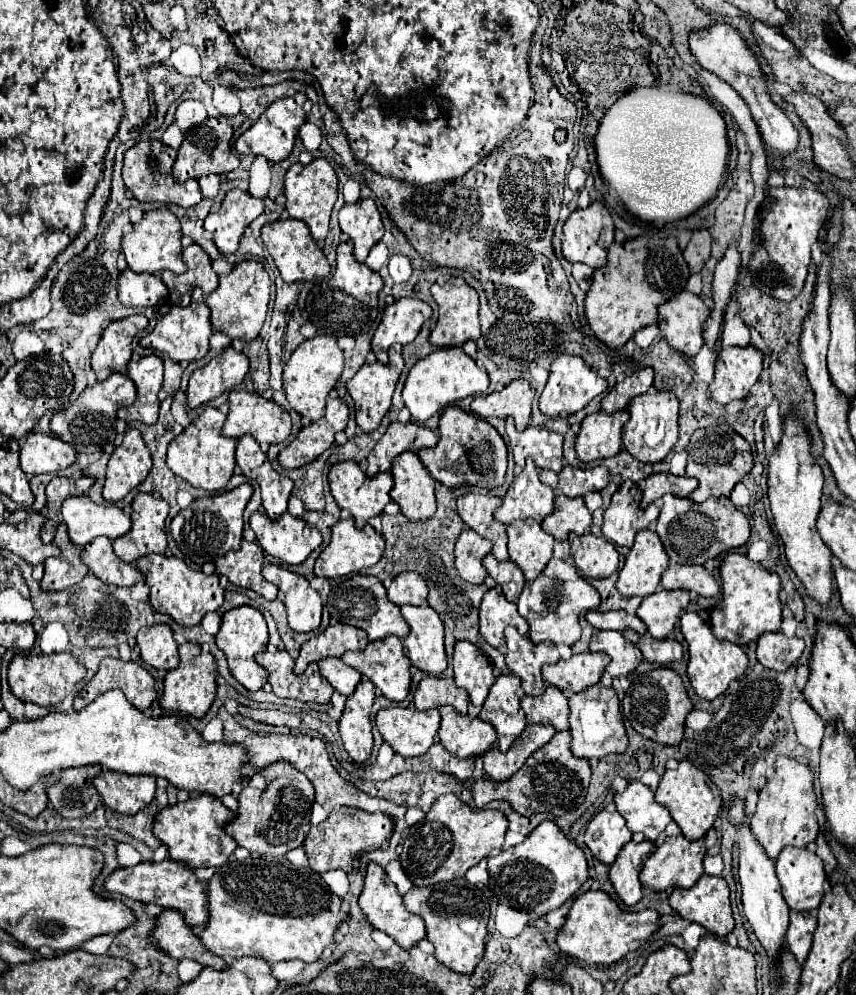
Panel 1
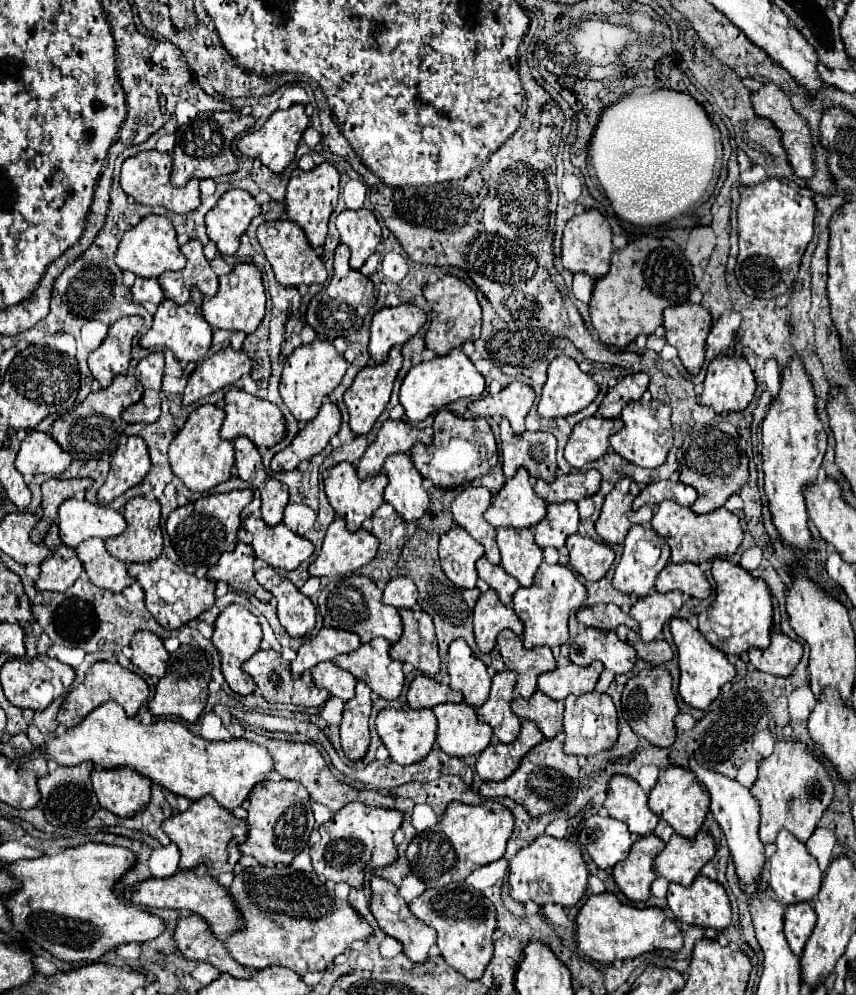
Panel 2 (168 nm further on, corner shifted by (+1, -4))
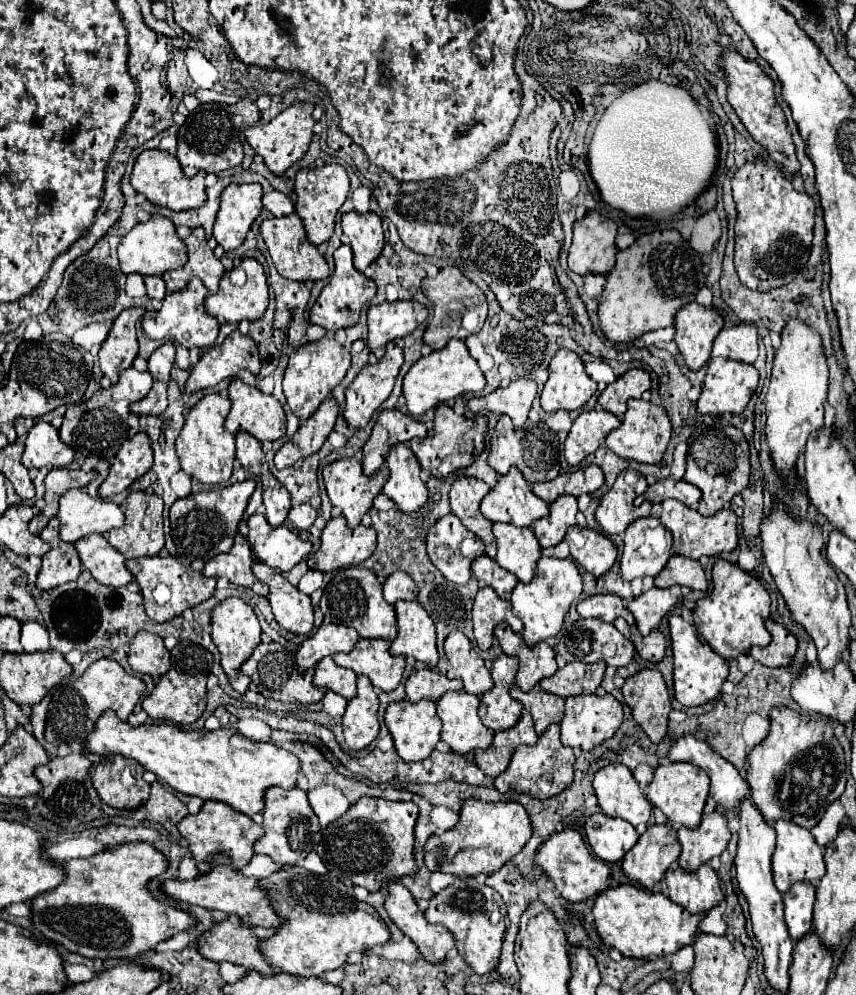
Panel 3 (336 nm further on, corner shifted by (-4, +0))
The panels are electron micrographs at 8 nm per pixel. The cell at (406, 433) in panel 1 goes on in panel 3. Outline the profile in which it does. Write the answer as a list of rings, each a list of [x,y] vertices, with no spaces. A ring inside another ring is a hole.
[[[385,409],[379,413],[371,437],[363,445],[363,471],[373,475],[385,461],[387,451],[395,443],[407,443],[413,437],[427,437],[425,423],[401,413],[399,409]]]

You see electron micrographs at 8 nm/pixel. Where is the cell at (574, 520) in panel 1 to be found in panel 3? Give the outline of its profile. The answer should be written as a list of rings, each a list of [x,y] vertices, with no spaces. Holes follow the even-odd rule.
[[[559,497],[551,505],[551,513],[539,521],[533,523],[535,537],[541,547],[555,547],[559,541],[563,541],[565,531],[573,525],[577,525],[577,499],[575,497]]]

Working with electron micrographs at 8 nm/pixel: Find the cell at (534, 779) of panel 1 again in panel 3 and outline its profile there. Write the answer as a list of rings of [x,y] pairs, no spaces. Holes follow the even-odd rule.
[[[549,725],[535,745],[519,745],[509,761],[509,767],[495,779],[495,789],[505,793],[509,789],[519,793],[531,793],[535,797],[559,795],[573,781],[573,761],[575,755],[569,747],[559,741],[559,725]]]

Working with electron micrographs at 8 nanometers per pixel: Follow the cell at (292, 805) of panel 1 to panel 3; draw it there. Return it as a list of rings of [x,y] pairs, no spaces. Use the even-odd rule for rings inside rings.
[[[271,787],[265,793],[265,811],[263,811],[263,829],[265,835],[259,843],[255,843],[255,853],[269,855],[275,863],[293,867],[303,857],[307,857],[315,847],[315,835],[319,833],[319,821],[315,813],[311,811],[311,805],[307,801],[307,793],[299,787],[295,789],[279,789]]]

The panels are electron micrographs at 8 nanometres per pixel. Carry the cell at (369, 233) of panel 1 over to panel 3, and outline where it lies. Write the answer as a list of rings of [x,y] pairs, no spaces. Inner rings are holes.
[[[343,213],[341,227],[353,249],[355,269],[365,271],[365,267],[381,255],[381,249],[385,245],[381,217],[377,213]]]

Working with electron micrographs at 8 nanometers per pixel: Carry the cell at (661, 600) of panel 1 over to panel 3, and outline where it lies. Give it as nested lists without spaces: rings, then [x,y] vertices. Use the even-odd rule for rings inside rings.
[[[667,587],[667,589],[649,589],[629,601],[627,609],[633,613],[637,621],[637,629],[641,635],[649,635],[653,629],[659,627],[661,619],[673,611],[681,603],[681,587]]]

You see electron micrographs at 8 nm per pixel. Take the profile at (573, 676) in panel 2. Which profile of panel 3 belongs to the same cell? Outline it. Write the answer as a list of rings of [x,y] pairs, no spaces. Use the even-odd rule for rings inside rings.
[[[605,661],[597,663],[567,663],[565,667],[557,669],[557,673],[549,679],[543,679],[539,687],[547,693],[555,693],[559,697],[571,697],[571,695],[591,695],[601,685],[605,673]]]

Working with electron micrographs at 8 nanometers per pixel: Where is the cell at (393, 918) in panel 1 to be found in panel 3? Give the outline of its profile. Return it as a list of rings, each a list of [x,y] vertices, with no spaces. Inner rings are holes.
[[[399,881],[389,883],[389,897],[385,909],[391,921],[419,947],[429,963],[443,963],[447,951],[455,947],[455,937],[447,927],[431,925],[423,911],[419,911],[413,895]]]

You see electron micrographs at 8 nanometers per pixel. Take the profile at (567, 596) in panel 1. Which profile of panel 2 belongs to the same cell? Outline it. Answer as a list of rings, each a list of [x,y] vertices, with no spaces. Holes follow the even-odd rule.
[[[542,563],[536,571],[532,587],[520,587],[514,595],[514,611],[524,623],[524,647],[534,649],[540,645],[560,647],[568,643],[568,617],[572,611],[586,605],[586,587],[578,581],[574,571],[564,565]]]

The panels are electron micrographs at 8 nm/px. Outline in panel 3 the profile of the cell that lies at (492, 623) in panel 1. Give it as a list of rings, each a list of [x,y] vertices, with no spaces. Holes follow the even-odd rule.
[[[491,587],[479,589],[473,601],[473,629],[479,649],[487,651],[493,643],[493,629],[499,623],[507,623],[515,633],[523,629],[523,623],[513,615],[509,601],[495,595]]]

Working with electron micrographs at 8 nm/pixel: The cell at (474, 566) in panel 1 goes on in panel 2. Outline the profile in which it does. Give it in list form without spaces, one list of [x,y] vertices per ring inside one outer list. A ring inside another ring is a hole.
[[[452,527],[440,539],[440,563],[448,579],[462,587],[474,589],[478,581],[476,561],[484,555],[484,549],[478,541],[474,541],[462,527]]]

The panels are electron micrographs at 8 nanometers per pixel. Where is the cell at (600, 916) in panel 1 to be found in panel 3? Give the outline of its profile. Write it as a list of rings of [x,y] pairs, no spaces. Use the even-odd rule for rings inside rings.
[[[627,883],[611,887],[603,895],[599,895],[595,899],[593,915],[597,933],[609,947],[617,947],[625,957],[649,959],[665,957],[685,945],[691,945],[695,941],[695,935],[699,933],[699,923],[707,913],[691,915],[683,907],[675,905],[667,895]]]

